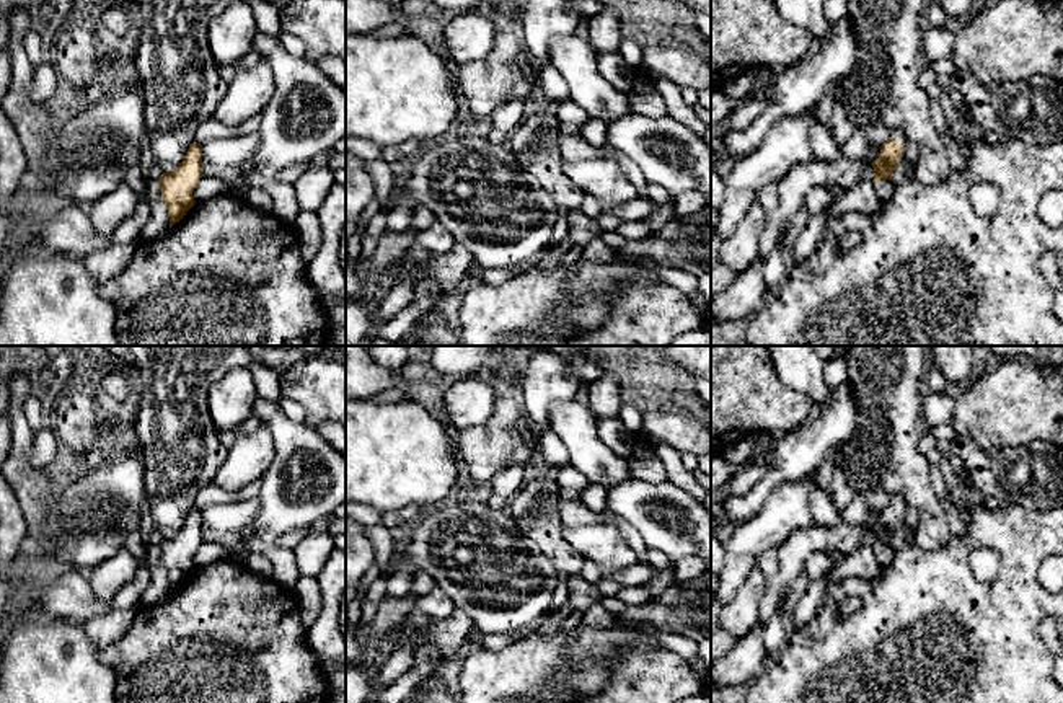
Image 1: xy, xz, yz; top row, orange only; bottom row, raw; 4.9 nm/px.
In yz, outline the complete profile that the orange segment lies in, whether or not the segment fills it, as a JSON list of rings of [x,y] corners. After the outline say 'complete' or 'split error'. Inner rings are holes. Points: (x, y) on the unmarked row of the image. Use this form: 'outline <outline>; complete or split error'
outline [[[893,496],[892,502],[882,509],[879,524],[871,528],[876,537],[872,545],[874,548],[892,545],[892,540],[906,509],[908,504],[905,502],[903,496]]]; split error

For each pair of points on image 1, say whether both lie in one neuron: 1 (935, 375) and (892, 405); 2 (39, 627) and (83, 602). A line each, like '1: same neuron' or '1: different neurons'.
1: different neurons
2: different neurons

